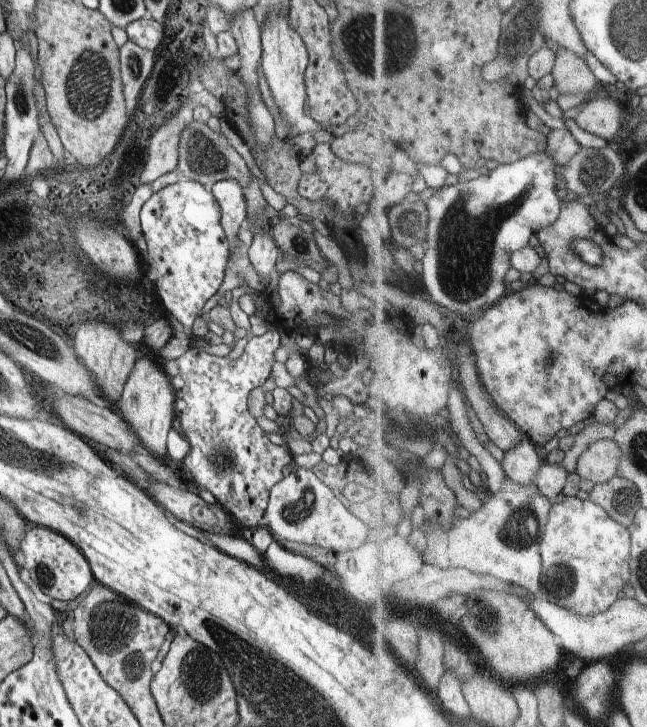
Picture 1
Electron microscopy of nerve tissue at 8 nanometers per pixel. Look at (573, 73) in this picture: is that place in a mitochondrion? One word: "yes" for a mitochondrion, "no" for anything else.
no

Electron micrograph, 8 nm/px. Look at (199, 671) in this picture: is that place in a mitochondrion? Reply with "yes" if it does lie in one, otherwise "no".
yes

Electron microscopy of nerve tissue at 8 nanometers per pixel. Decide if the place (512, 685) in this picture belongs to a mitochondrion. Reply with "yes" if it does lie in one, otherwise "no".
no

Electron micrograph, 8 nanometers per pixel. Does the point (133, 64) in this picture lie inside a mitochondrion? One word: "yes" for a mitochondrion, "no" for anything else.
yes

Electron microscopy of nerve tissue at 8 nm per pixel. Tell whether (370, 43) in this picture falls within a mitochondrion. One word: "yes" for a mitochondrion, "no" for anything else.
yes

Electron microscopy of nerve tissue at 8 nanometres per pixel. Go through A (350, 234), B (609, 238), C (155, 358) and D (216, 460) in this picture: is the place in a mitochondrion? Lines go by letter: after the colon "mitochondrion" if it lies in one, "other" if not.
A: other
B: other
C: other
D: mitochondrion

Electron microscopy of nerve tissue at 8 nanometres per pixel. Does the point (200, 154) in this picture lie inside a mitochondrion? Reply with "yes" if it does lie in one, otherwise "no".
yes

